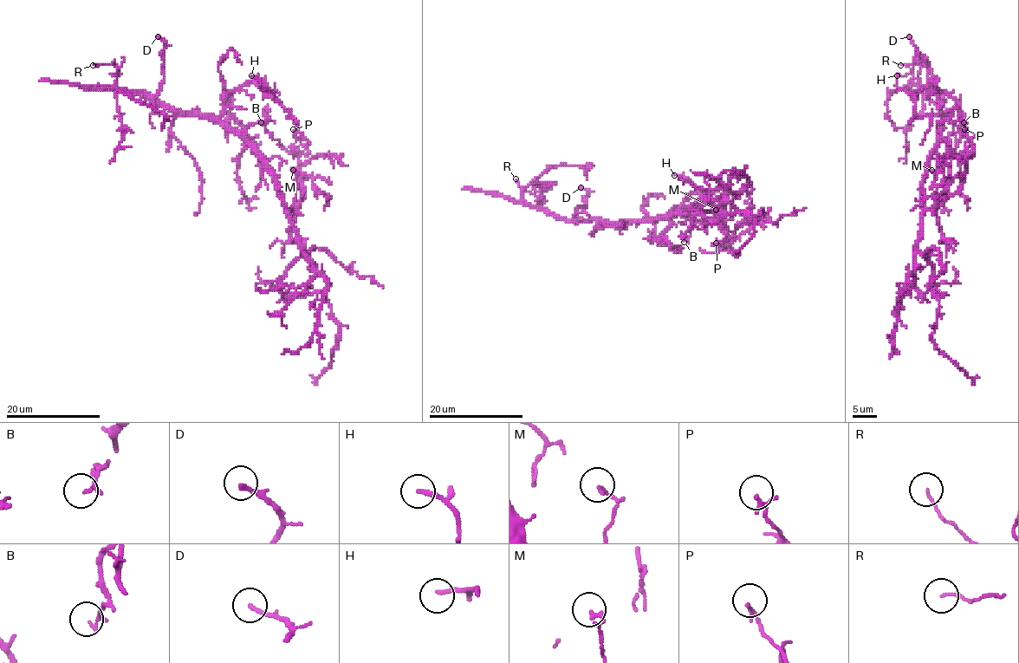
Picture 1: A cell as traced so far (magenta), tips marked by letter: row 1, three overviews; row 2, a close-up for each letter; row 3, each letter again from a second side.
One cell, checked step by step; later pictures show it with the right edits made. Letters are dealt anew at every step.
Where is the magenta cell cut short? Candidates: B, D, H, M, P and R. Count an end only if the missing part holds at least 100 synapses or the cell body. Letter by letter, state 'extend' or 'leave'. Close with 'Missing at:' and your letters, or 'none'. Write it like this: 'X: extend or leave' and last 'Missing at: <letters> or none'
B: leave
D: leave
H: leave
M: leave
P: leave
R: leave
Missing at: none

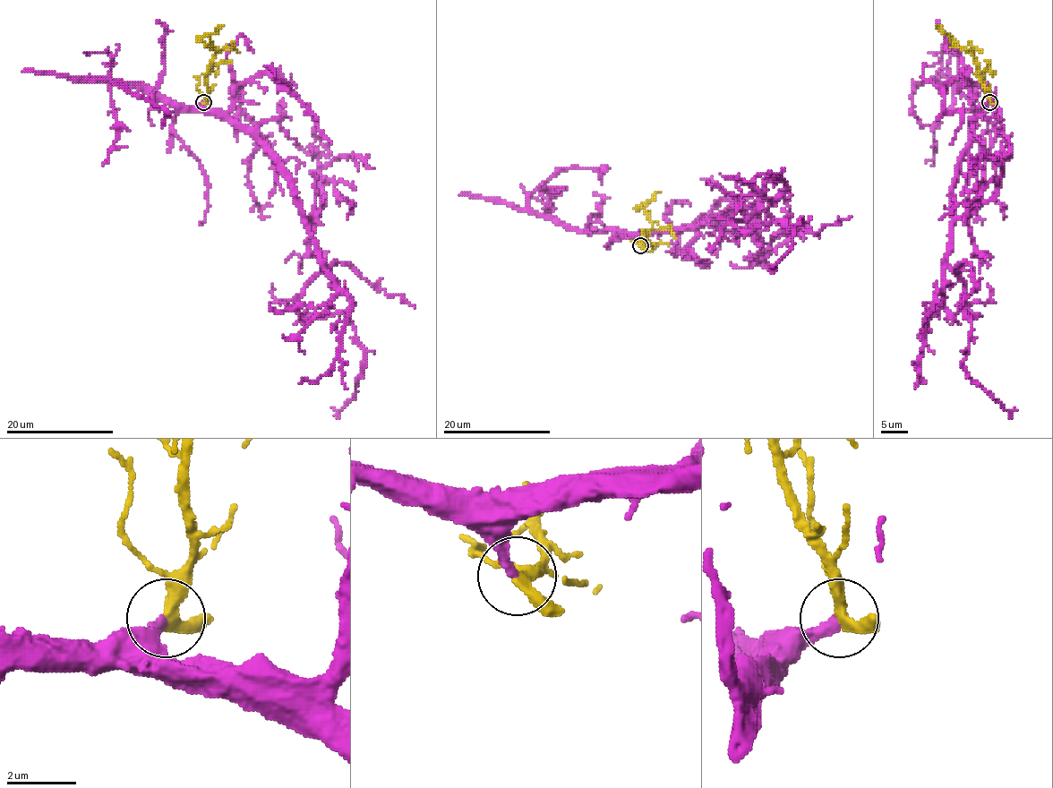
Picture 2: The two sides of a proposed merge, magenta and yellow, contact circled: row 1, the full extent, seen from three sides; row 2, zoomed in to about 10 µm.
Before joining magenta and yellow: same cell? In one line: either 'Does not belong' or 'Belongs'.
Belongs

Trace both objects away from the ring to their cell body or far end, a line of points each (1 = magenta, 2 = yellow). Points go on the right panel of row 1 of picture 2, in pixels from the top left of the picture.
1: (989, 103), (977, 112), (954, 182), (947, 267), (976, 315), (965, 313), (963, 369), (1006, 410), (1014, 406)
2: (989, 103), (979, 64), (971, 53), (960, 49), (936, 25)

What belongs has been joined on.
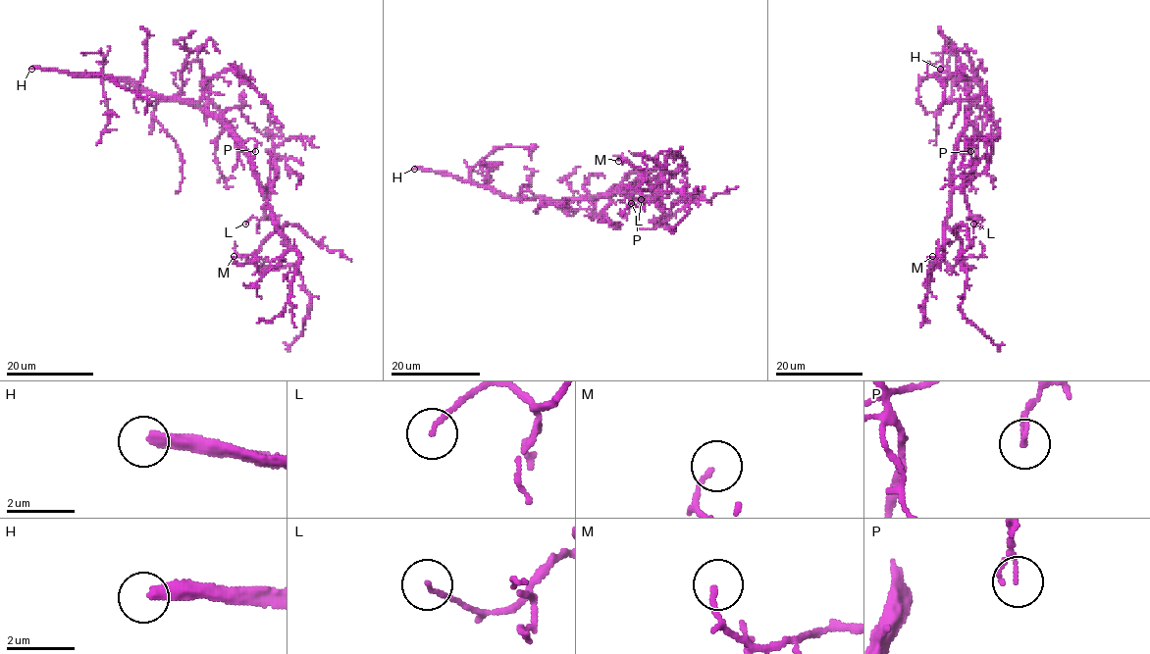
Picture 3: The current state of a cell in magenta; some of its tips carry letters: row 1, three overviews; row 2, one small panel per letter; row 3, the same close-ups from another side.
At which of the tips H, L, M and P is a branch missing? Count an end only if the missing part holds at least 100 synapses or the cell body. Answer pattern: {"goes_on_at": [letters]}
{"goes_on_at": ["H"]}

